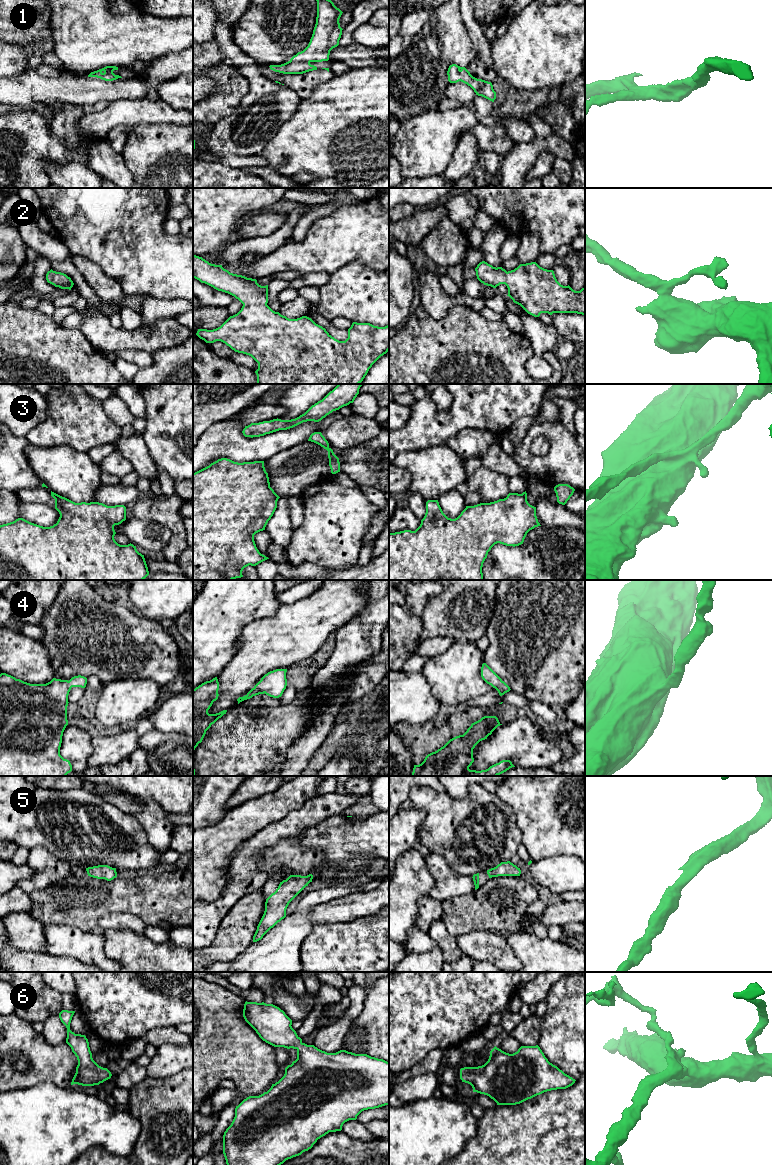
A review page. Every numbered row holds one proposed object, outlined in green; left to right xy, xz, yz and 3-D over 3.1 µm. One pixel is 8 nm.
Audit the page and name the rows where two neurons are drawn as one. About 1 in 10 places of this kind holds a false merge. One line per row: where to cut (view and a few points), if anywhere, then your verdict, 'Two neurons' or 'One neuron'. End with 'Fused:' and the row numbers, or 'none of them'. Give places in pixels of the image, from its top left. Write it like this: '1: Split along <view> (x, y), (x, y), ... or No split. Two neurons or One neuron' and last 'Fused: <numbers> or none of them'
1: No split. One neuron
2: No split. One neuron
3: No split. One neuron
4: No split. One neuron
5: No split. One neuron
6: No split. One neuron
Fused: none of them

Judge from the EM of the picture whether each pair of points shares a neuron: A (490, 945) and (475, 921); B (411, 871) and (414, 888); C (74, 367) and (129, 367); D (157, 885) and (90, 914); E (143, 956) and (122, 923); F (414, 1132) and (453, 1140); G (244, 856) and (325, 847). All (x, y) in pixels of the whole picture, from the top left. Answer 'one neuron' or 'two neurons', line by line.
A: two neurons
B: one neuron
C: two neurons
D: one neuron
E: two neurons
F: one neuron
G: two neurons

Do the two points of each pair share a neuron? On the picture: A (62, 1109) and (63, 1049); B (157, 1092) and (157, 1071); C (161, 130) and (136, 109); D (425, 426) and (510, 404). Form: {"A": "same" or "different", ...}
{"A": "different", "B": "different", "C": "different", "D": "same"}

